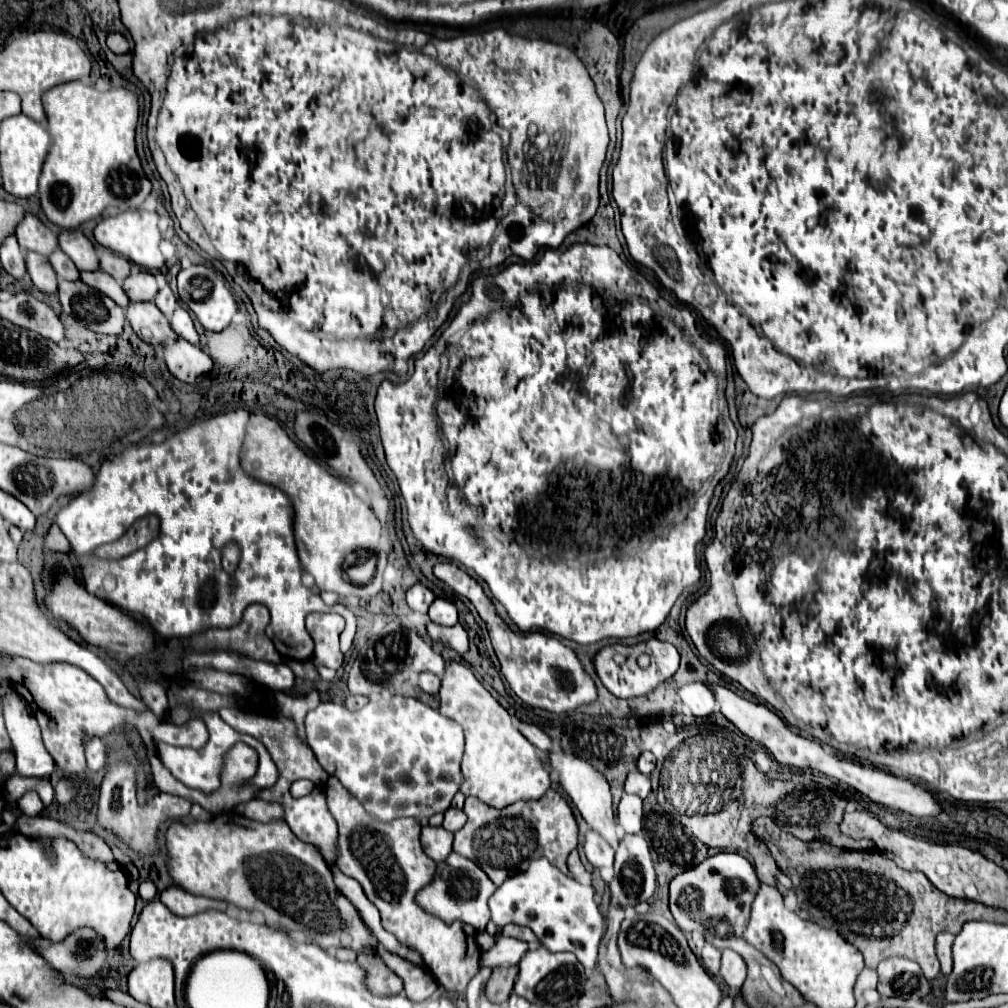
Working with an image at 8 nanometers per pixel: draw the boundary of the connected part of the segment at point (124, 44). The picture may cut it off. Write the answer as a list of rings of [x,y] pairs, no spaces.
[[[110,33],[106,39],[106,45],[110,47],[112,53],[128,53],[130,45],[122,33]]]

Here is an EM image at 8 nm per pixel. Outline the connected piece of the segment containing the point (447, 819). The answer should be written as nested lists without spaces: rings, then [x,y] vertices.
[[[448,809],[446,813],[444,813],[444,829],[446,831],[450,831],[450,833],[454,833],[454,831],[458,831],[460,827],[464,827],[464,823],[466,823],[466,815],[464,815],[464,811],[460,811],[460,809]]]

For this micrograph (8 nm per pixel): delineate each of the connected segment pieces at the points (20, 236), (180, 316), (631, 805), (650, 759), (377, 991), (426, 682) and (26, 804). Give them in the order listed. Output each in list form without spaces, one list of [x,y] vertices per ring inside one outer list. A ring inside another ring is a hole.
[[[30,211],[24,213],[22,221],[14,231],[20,247],[28,251],[36,251],[40,255],[50,255],[56,249],[56,235]]]
[[[176,307],[176,311],[172,313],[170,317],[170,327],[174,329],[176,335],[180,335],[182,339],[198,345],[198,333],[194,329],[194,323],[192,323],[192,317],[190,313],[184,309],[184,307]]]
[[[624,793],[618,805],[618,823],[626,833],[638,835],[642,831],[642,799]]]
[[[642,753],[638,759],[638,771],[644,775],[650,775],[656,767],[656,757],[652,753]]]
[[[358,953],[358,965],[368,971],[368,987],[374,995],[394,995],[404,991],[402,979],[386,967],[386,963],[380,957],[368,955],[368,953]]]
[[[420,673],[420,689],[426,693],[438,693],[440,689],[440,679],[432,673]]]
[[[28,791],[28,793],[24,793],[24,795],[18,799],[18,805],[22,807],[24,815],[28,815],[28,817],[36,817],[36,815],[42,811],[42,807],[44,807],[36,791]]]

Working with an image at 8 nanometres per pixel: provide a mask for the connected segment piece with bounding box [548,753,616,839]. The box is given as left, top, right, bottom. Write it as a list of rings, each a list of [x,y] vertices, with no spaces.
[[[550,753],[548,755],[550,765],[560,773],[560,785],[564,787],[564,791],[570,795],[572,803],[576,805],[576,809],[580,811],[580,815],[584,817],[584,821],[590,825],[592,831],[596,831],[598,835],[602,835],[604,839],[610,839],[616,835],[616,821],[614,821],[614,813],[612,813],[612,797],[610,797],[610,787],[604,779],[604,775],[600,775],[588,761],[568,755],[568,753]]]

